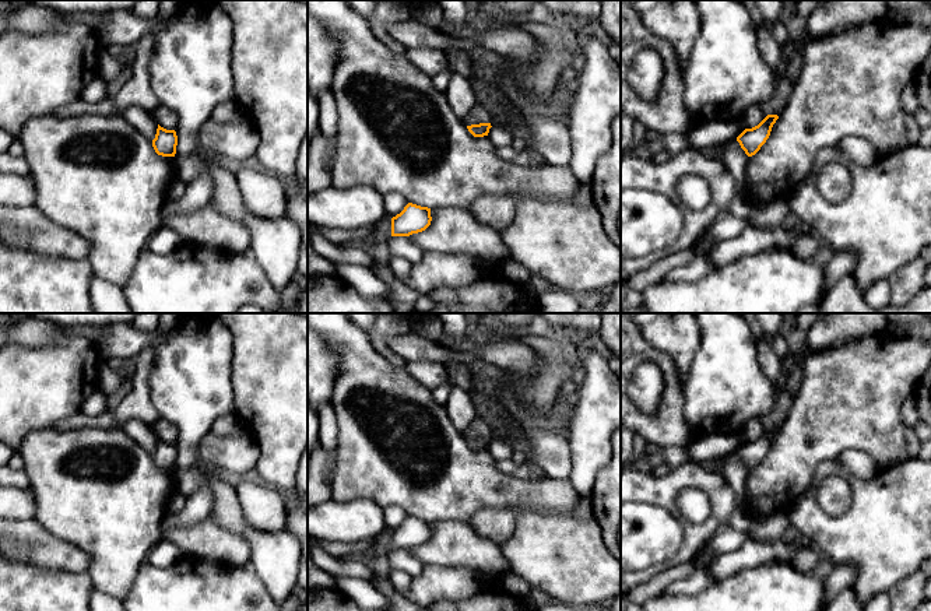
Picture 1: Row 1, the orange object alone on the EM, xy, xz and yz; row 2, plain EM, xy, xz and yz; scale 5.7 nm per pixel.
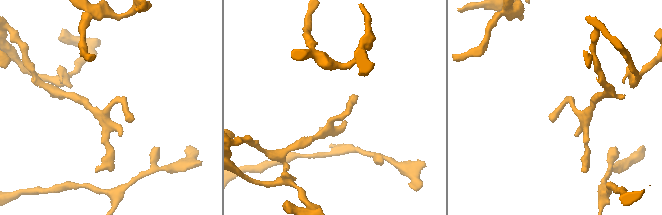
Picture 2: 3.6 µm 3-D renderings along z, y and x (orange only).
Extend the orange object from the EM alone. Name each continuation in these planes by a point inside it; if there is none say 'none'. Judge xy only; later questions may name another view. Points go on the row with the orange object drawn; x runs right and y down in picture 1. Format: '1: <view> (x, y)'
none

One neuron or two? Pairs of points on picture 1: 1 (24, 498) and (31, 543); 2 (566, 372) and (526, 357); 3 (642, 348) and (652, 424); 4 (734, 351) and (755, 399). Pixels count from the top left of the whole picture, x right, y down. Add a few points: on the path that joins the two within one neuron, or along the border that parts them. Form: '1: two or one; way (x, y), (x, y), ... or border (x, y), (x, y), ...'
1: two; border (34, 516), (25, 520), (14, 520)
2: two; border (540, 353), (536, 367), (529, 372), (503, 369)
3: one; way (663, 362), (671, 375), (671, 404)
4: one; way (734, 362), (734, 376), (745, 387)

